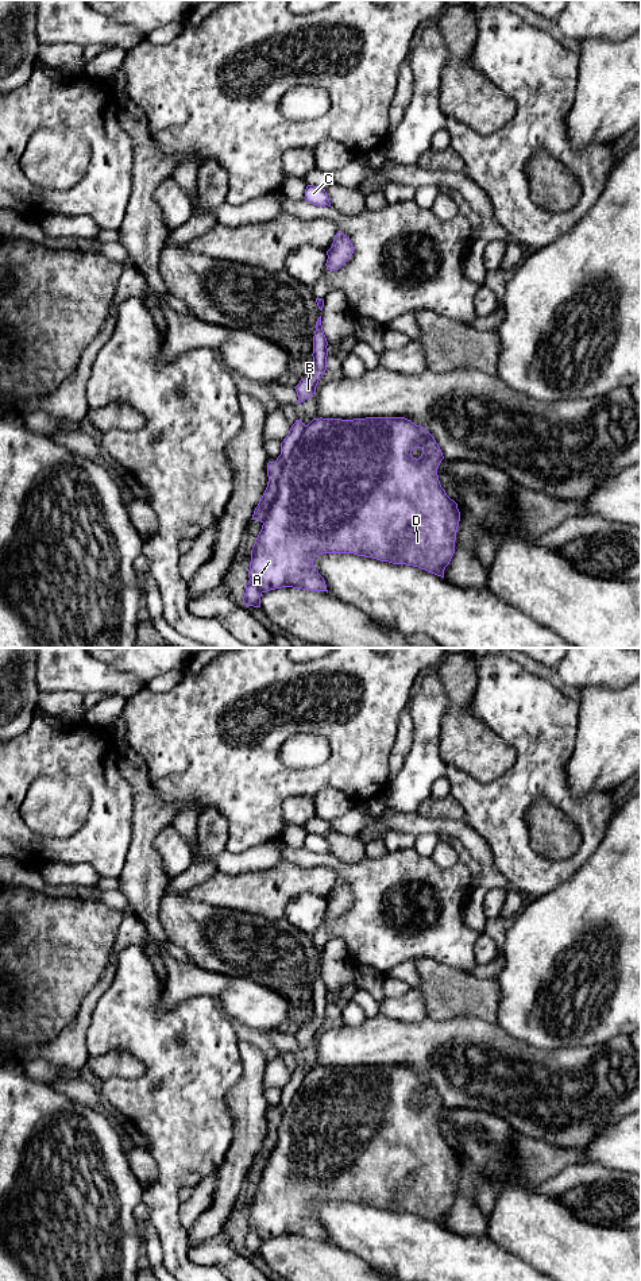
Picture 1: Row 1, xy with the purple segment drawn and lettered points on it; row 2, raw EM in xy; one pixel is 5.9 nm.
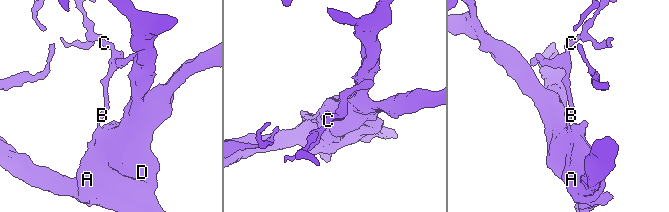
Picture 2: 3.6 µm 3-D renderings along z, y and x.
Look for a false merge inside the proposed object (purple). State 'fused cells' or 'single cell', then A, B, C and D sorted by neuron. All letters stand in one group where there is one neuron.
fused cells; groups A D / B C

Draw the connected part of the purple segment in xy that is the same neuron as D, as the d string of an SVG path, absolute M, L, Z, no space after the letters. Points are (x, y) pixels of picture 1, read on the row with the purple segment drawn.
M366 417L354 420L313 418L305 427L302 436L283 463L281 476L277 483L277 497L269 509L267 517L251 549L248 578L258 584L262 593L282 587L328 593L324 578L313 566L313 559L323 553L354 553L393 564L418 567L444 578L444 570L455 553L455 540L460 521L460 512L457 509L457 503L447 495L445 490L440 485L437 468L443 459L443 452L435 437L424 427L416 425L405 417Z

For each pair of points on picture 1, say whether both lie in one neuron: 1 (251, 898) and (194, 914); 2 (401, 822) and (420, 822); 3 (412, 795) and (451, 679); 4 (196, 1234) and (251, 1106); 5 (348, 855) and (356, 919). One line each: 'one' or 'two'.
1: two
2: one
3: two
4: one
5: two

